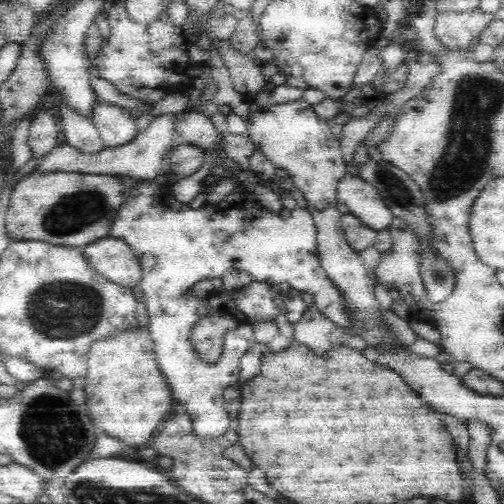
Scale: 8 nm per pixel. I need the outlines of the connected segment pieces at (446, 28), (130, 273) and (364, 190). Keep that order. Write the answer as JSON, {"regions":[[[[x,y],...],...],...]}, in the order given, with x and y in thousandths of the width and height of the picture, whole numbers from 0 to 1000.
{"regions":[[[[952,14],[933,24],[875,24],[867,28],[859,63],[865,75],[869,75],[869,83],[881,95],[893,99],[933,99],[946,85],[954,63],[966,52],[972,52],[982,36],[984,26],[960,24]]],[[[214,468],[159,494],[177,526],[210,556],[250,571],[276,562],[278,522],[242,476]]],[[[688,339],[665,365],[669,401],[683,401],[690,417],[722,444],[750,460],[770,454],[780,425],[754,393],[746,371],[712,347]]]]}

